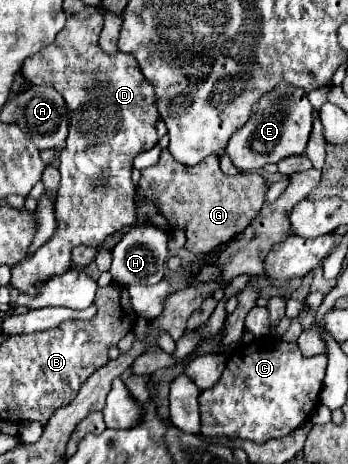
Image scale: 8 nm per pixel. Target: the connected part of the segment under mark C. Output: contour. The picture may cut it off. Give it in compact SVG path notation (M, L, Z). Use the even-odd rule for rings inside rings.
M268 336L268 340L258 338L242 346L228 360L220 380L198 396L200 432L206 436L248 438L256 444L288 436L300 428L318 406L326 360L326 354L306 358L296 344L276 336Z

